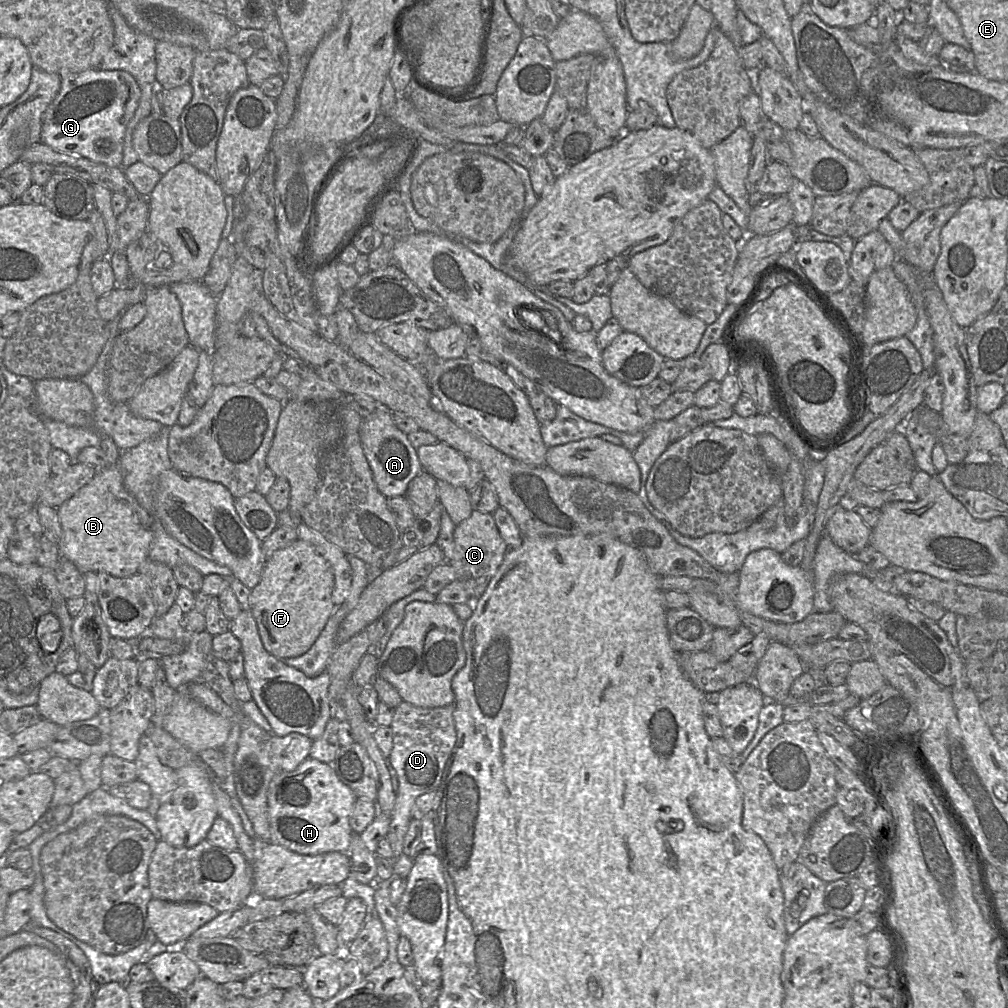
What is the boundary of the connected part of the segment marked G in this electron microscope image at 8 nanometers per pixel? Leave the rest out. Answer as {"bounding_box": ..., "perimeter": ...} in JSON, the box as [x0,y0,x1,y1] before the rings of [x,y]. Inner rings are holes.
{"bounding_box":[40,69,141,168],"perimeter":[[[90,69],[79,73],[61,70],[59,74],[61,87],[43,115],[40,142],[67,154],[81,156],[110,167],[121,168],[124,136],[141,97],[141,90],[136,80],[128,72],[122,70]]]}

